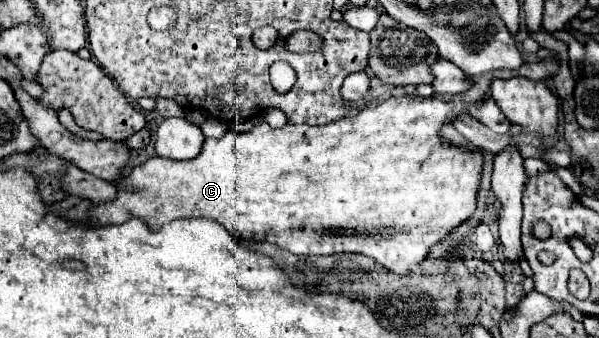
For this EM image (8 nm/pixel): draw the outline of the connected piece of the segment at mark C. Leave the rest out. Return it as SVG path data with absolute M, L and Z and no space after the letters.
M485 74L481 78L473 80L473 88L469 88L467 92L459 94L459 96L429 96L429 98L421 98L421 96L405 95L401 98L391 96L389 100L377 104L377 106L365 106L363 110L359 110L355 116L345 116L333 124L325 124L325 126L309 126L309 124L285 124L283 128L271 128L263 118L255 120L255 128L251 132L243 132L237 134L233 130L225 132L225 136L221 138L209 138L203 144L201 154L195 160L185 160L185 162L177 162L177 160L165 160L165 158L151 158L145 164L137 166L131 170L131 174L123 180L123 186L137 186L137 192L127 192L125 188L119 188L117 198L111 202L101 202L93 208L91 214L91 224L123 224L131 218L141 218L149 224L151 230L159 230L163 224L169 224L177 218L211 218L217 220L221 226L225 226L229 230L231 236L235 236L237 240L257 240L261 238L261 232L265 232L265 240L269 240L271 244L277 244L293 254L299 256L327 256L327 254L337 254L337 252L357 252L357 254L365 254L369 258L373 258L375 262L383 264L387 270L395 272L395 274L411 274L413 268L417 268L431 252L431 248L441 242L445 236L451 234L453 228L457 228L459 224L463 224L465 220L469 220L477 208L477 194L479 194L479 184L481 184L481 170L483 170L483 150L479 148L463 148L453 144L451 140L447 140L441 134L441 126L451 124L465 108L469 108L471 104L477 104L487 92L489 92L489 82L491 78Z

